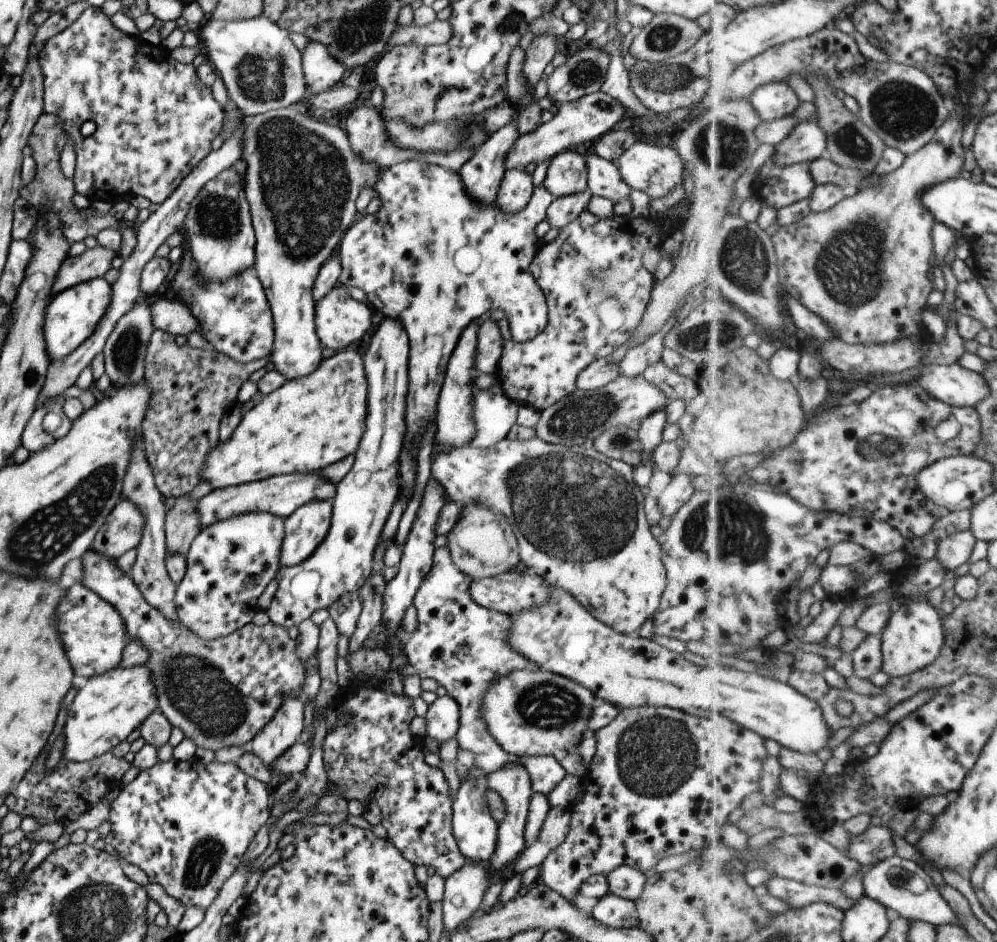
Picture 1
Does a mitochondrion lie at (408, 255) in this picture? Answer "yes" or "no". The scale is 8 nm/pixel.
no

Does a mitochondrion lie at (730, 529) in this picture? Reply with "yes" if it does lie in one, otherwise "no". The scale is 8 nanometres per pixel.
yes

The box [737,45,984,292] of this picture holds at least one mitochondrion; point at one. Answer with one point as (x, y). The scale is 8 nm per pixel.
(901, 109)

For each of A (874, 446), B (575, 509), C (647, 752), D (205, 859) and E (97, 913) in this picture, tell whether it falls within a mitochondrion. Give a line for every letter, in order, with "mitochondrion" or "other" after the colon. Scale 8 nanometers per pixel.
A: mitochondrion
B: mitochondrion
C: mitochondrion
D: mitochondrion
E: mitochondrion

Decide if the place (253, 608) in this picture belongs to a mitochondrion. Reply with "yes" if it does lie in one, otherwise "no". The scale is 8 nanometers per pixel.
no

